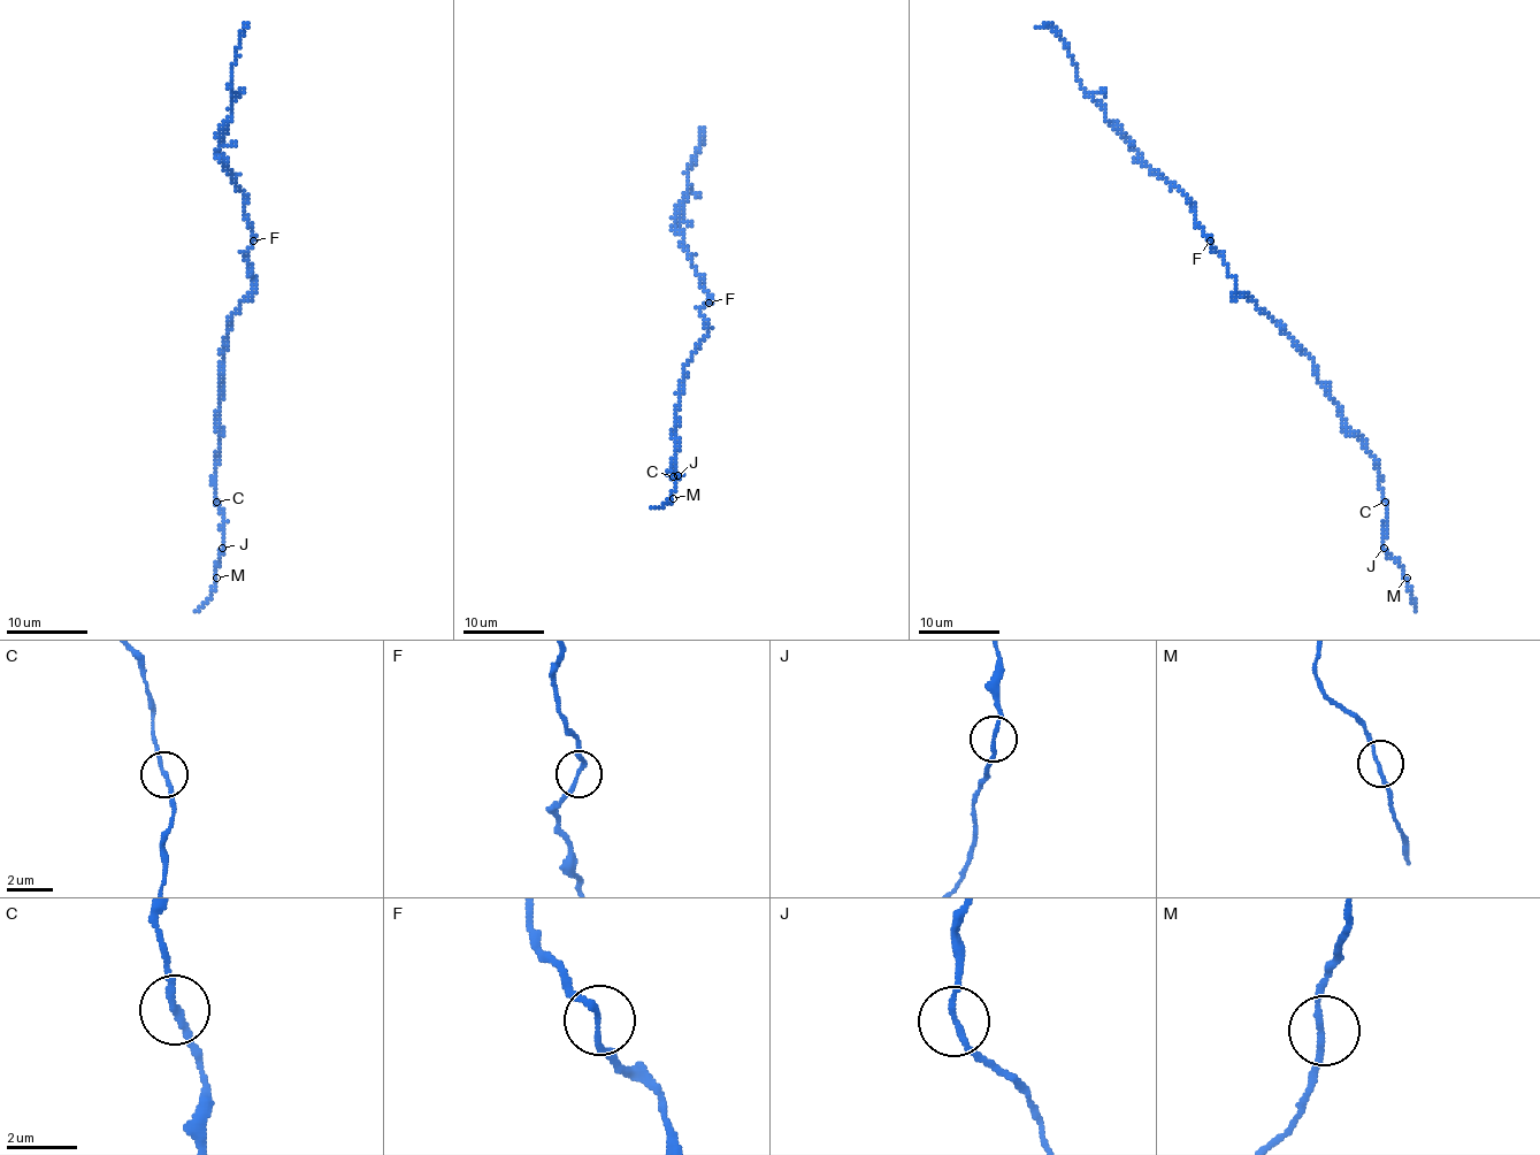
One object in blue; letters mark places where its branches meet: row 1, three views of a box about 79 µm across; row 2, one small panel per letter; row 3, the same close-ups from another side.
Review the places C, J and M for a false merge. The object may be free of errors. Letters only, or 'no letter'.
no letter

